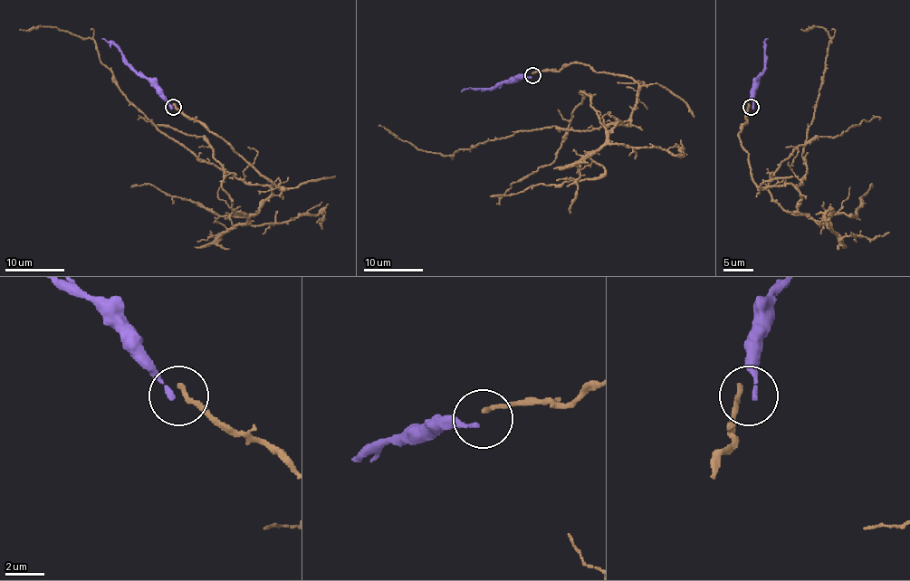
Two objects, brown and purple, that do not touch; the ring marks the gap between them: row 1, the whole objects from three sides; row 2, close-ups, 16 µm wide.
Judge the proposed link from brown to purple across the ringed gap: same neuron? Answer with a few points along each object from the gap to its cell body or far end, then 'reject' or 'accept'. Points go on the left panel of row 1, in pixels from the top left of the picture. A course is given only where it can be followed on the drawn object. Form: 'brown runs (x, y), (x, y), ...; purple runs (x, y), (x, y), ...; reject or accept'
brown runs (175, 108), (200, 121), (280, 187), (245, 185), (169, 138), (120, 90), (90, 38), (57, 28), (20, 29); purple runs (172, 108), (119, 50), (102, 38); reject

